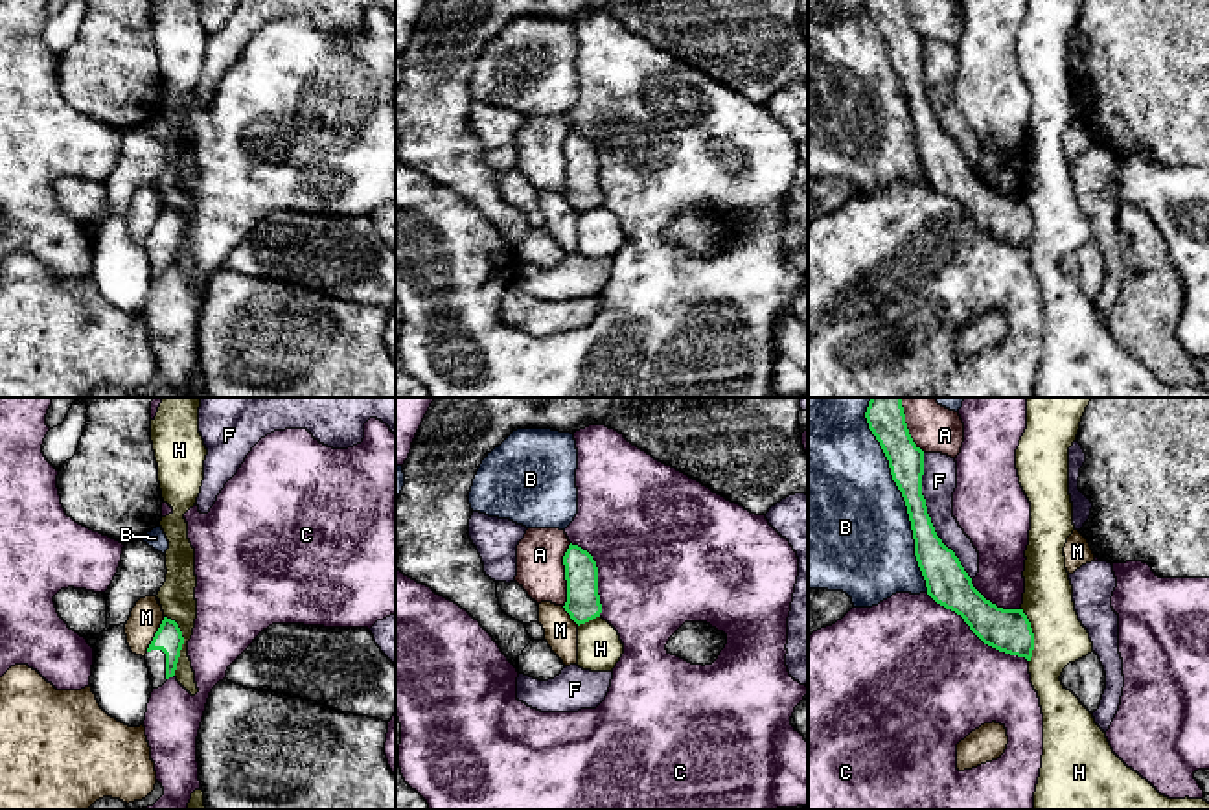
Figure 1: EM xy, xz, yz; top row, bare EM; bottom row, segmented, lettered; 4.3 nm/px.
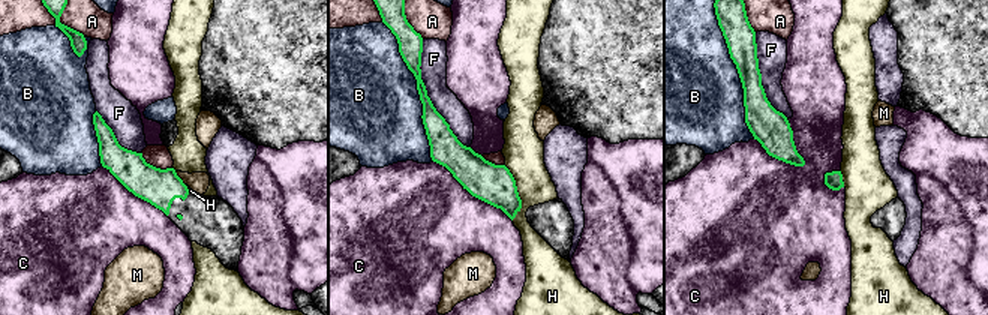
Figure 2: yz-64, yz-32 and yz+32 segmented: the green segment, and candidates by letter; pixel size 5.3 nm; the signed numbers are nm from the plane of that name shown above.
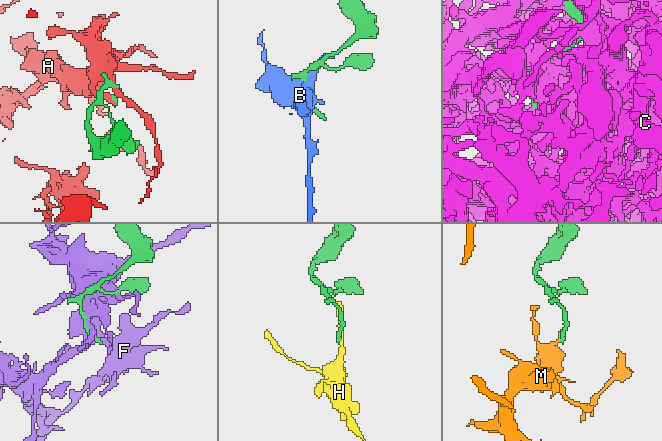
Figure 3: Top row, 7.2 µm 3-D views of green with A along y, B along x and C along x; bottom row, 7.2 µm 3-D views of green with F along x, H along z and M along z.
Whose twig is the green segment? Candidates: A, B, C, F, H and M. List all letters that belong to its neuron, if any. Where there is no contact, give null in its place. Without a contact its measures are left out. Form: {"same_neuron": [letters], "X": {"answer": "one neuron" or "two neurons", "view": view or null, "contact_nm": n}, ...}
{"same_neuron": [], "A": {"answer": "two neurons", "view": "xz", "contact_nm": 280}, "B": {"answer": "two neurons", "view": "yz", "contact_nm": 850}, "C": {"answer": "two neurons", "view": "yz", "contact_nm": 550}, "F": {"answer": "two neurons", "view": "yz", "contact_nm": 600}, "H": {"answer": "two neurons", "view": "xy", "contact_nm": 260}, "M": {"answer": "two neurons", "view": "xy", "contact_nm": 170}}

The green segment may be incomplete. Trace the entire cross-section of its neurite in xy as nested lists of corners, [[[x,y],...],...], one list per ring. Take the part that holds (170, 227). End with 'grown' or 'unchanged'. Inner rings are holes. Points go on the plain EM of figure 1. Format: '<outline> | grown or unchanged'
[[[164,204],[145,241],[145,252],[149,256],[153,276],[162,274],[175,263],[182,232],[184,225],[178,212]]] | grown

